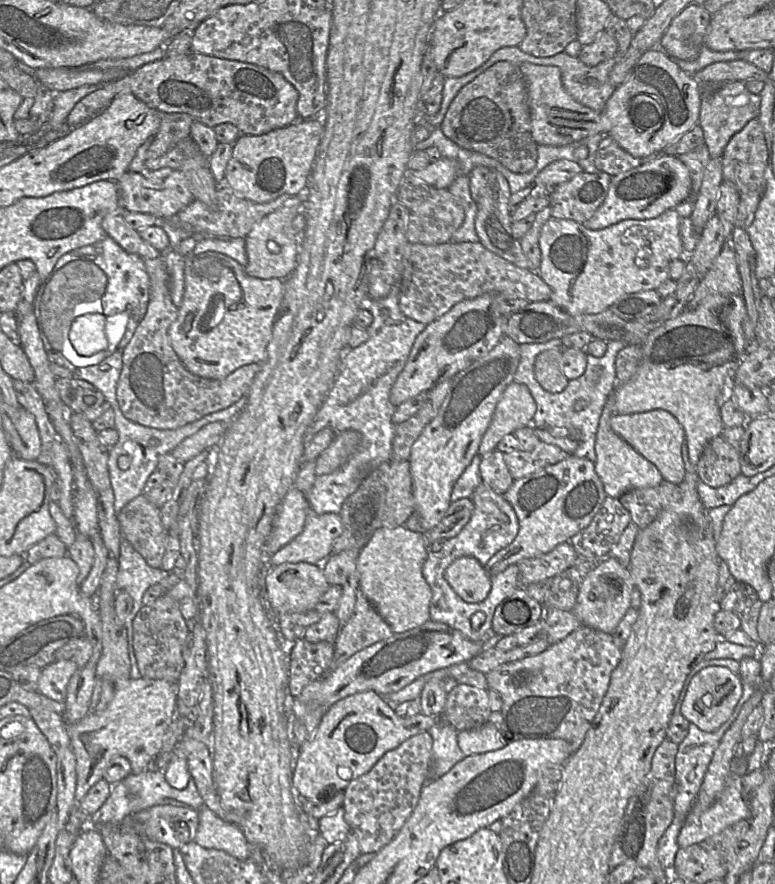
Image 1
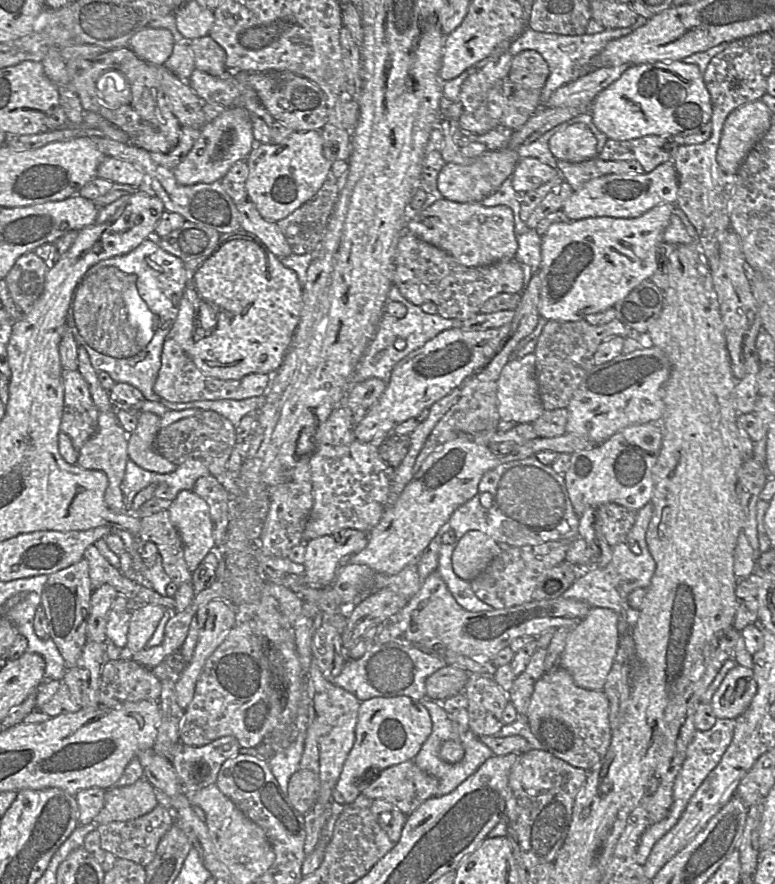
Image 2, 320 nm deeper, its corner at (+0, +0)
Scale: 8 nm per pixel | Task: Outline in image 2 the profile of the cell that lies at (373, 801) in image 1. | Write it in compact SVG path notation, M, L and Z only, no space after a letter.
M451 665L435 671L426 678L426 698L443 701L463 692L470 675L466 670Z

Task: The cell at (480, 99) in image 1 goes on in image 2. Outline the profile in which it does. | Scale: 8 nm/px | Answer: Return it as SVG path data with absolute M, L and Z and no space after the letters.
M526 50L513 57L507 77L514 89L542 90L548 76L549 67L541 54Z

